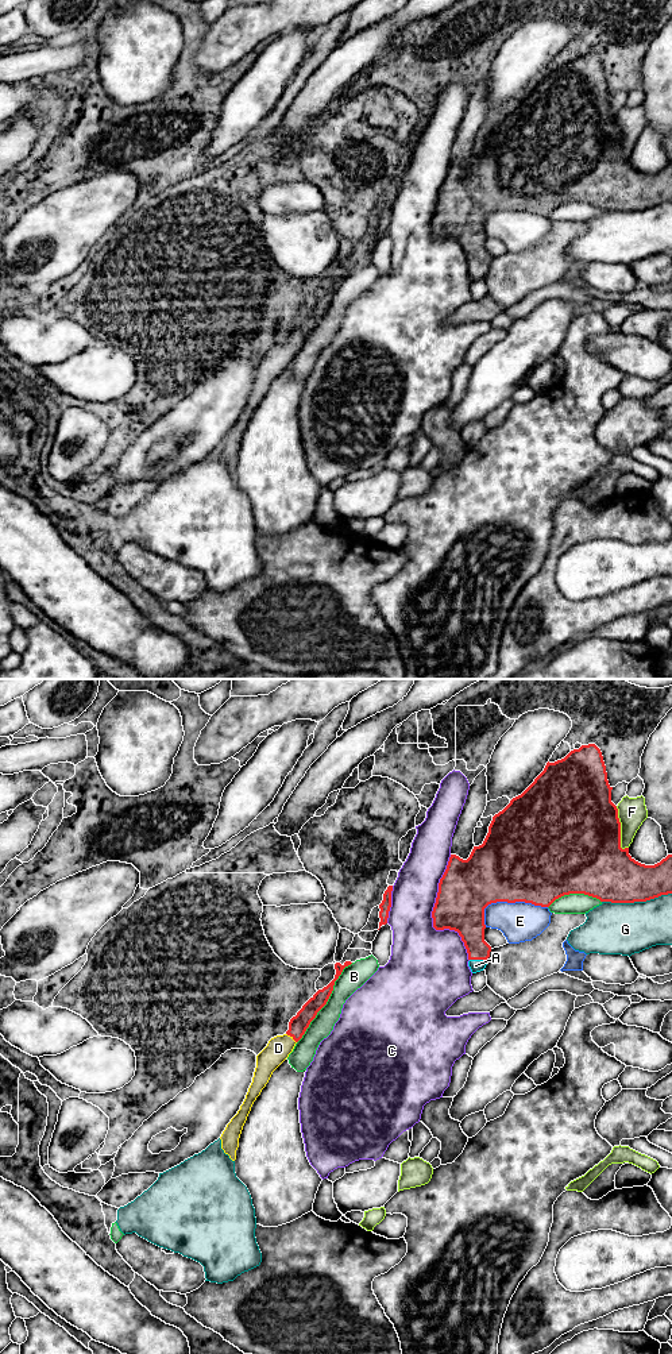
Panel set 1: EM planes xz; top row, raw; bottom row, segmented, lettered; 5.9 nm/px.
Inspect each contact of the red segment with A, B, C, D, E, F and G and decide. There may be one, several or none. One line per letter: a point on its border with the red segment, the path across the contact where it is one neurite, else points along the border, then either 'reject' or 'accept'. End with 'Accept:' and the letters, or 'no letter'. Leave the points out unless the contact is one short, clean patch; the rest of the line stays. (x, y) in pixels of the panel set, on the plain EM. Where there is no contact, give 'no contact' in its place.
A: contact xz (478, 267); way xz (467, 227), (478, 258), (478, 267), (475, 274); accept
B: contact xz (327, 309); reject
C: contact xz (432, 226); reject
D: contact xz (293, 347); way xz (297, 335), (293, 347), (278, 357); accept
E: contact xz (508, 211); reject
F: contact xz (620, 137); reject
G: contact xz (636, 209); reject
Accept: A, D

